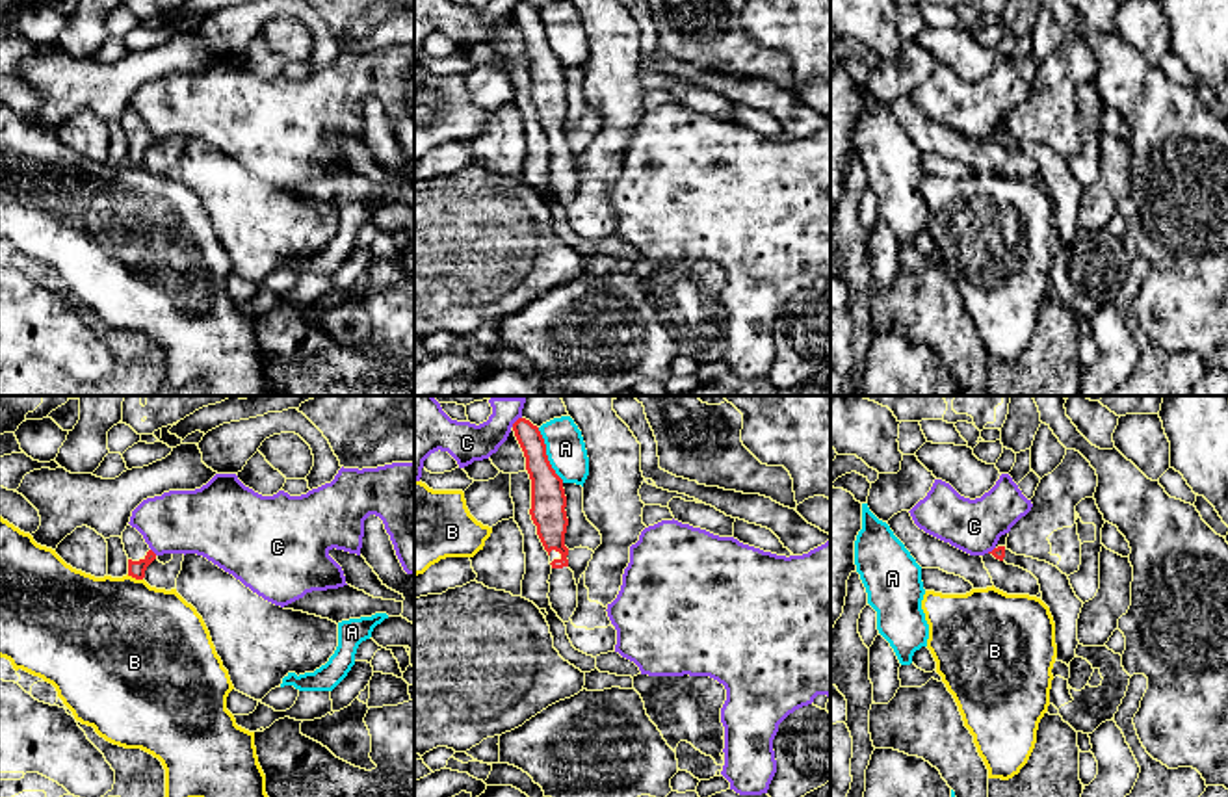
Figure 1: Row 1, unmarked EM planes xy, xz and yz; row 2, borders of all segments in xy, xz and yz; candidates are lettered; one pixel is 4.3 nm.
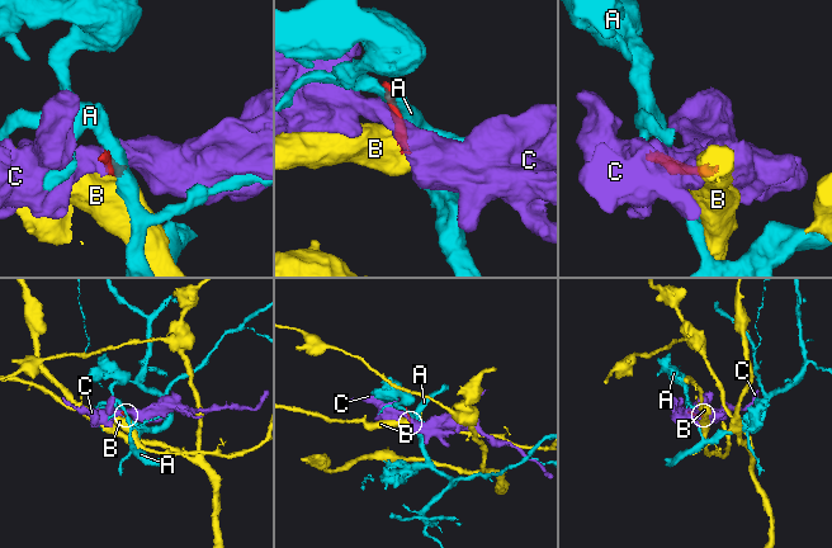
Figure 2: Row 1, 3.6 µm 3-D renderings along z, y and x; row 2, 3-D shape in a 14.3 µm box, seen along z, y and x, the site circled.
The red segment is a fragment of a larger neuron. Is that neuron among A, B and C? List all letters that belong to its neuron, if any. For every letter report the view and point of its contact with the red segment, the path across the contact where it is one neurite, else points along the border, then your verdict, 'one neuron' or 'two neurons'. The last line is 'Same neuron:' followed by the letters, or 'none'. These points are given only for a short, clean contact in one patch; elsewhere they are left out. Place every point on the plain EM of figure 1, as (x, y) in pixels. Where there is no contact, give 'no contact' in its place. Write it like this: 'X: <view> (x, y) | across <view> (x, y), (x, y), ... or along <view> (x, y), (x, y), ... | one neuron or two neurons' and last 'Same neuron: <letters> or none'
A: xz (547, 39) | along xz (537, 12), (547, 43), (563, 65) | two neurons
B: xy (134, 160) | along xy (127, 158), (142, 164) | two neurons
C: xy (153, 136) | two neurons
Same neuron: none

